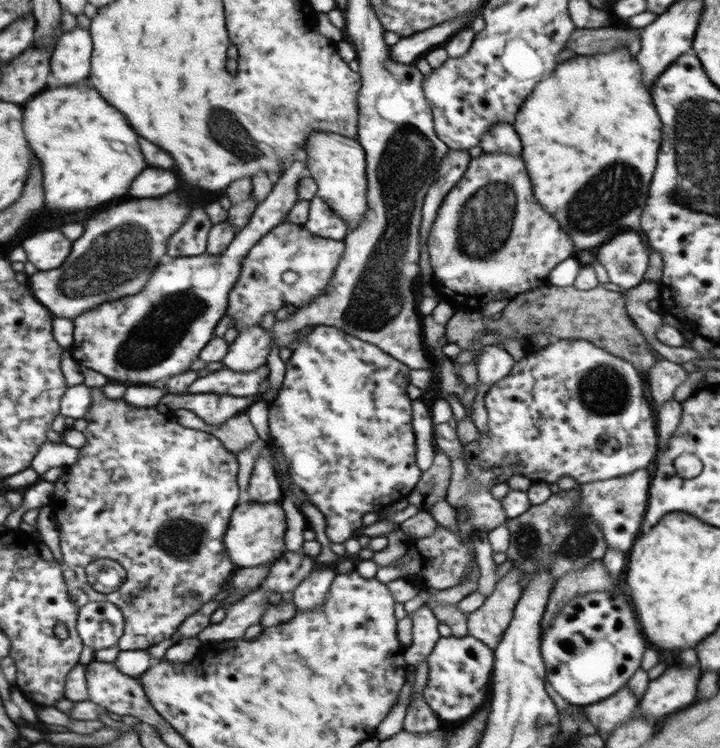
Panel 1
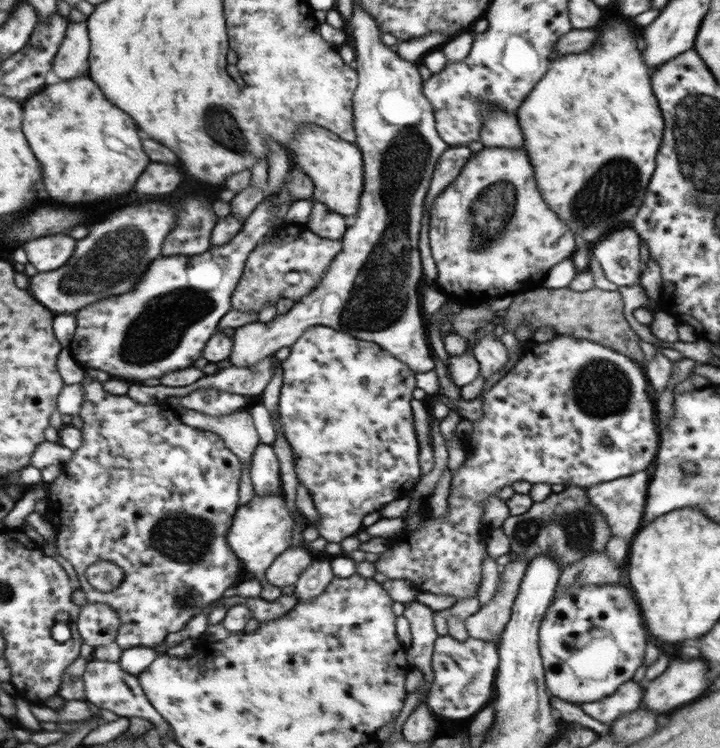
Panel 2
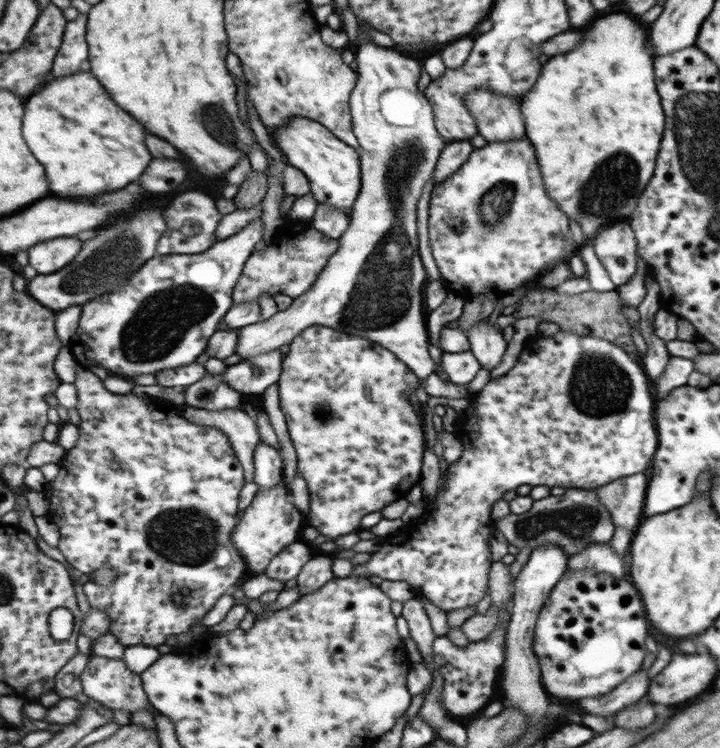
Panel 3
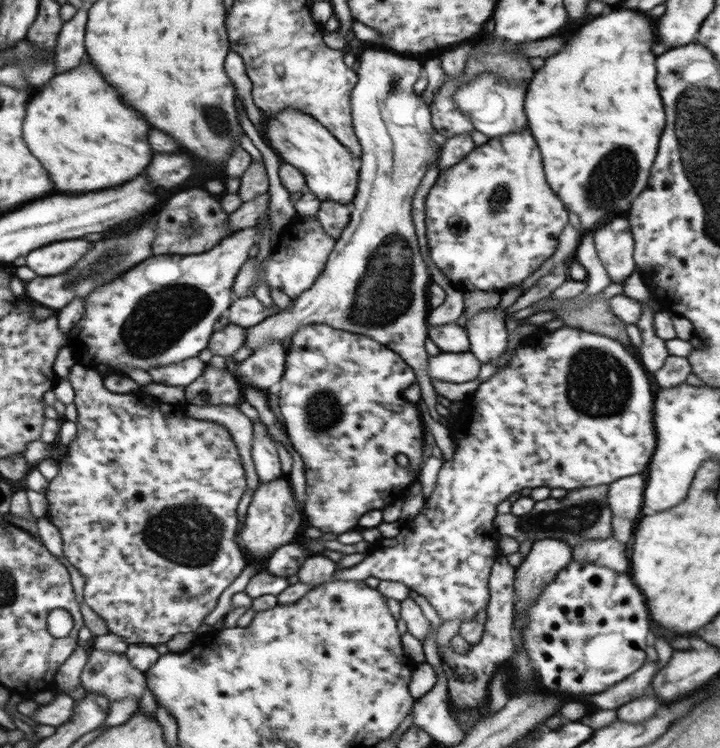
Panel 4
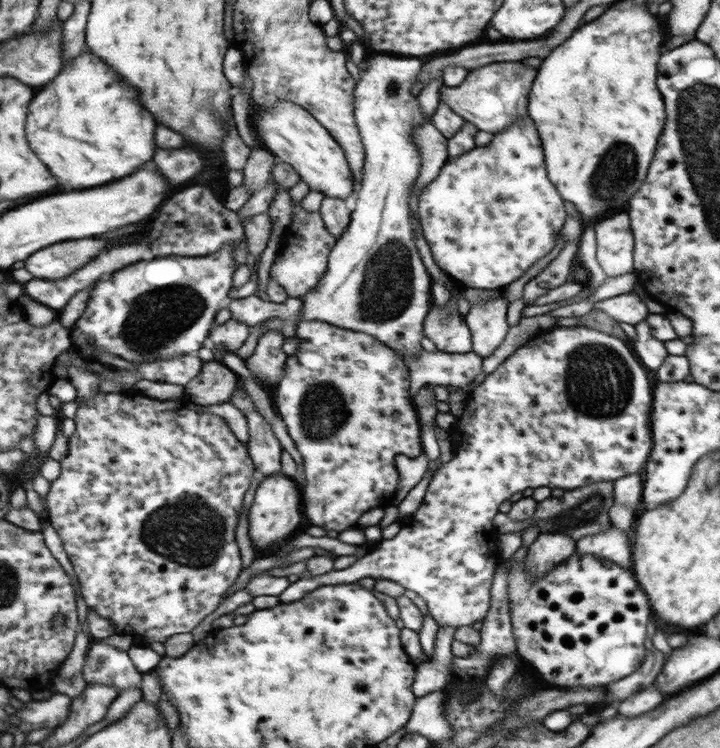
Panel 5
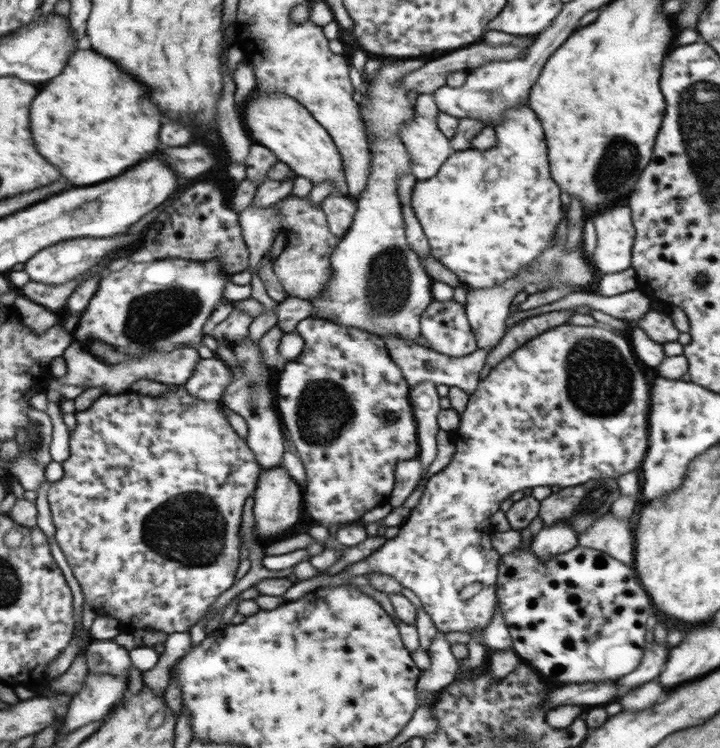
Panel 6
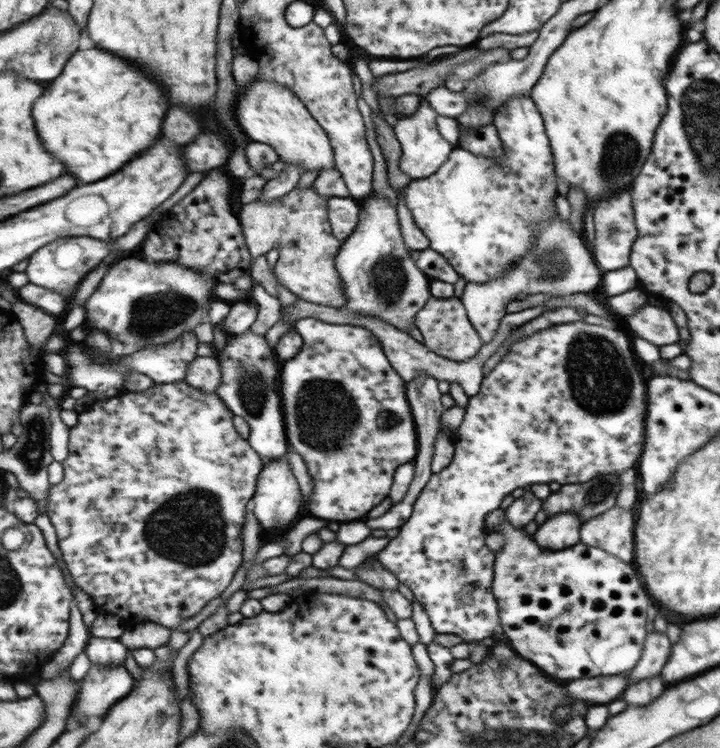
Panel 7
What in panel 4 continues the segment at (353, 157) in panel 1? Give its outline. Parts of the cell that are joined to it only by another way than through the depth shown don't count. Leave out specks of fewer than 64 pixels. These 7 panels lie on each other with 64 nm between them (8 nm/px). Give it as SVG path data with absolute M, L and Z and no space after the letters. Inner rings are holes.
M283 110L262 122L263 140L271 148L280 162L293 165L305 180L305 187L320 201L339 204L351 202L358 182L360 159L352 158L347 147L338 141L332 132L319 121L297 112Z

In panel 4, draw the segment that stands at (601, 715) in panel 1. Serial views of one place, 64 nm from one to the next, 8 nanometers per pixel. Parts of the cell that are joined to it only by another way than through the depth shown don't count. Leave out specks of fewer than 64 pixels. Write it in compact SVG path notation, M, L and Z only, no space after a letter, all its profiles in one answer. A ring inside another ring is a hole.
M644 662L641 669L630 674L631 678L625 677L599 694L581 697L581 702L586 705L589 712L599 709L613 710L613 708L641 696L643 690L651 684L651 678L657 669L659 668L655 666L655 662Z

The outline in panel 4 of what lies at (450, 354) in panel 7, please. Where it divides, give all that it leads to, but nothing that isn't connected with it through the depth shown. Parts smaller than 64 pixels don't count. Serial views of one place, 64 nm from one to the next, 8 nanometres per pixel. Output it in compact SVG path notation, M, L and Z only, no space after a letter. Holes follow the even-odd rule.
M455 323L443 326L428 326L430 344L437 346L440 352L463 353L470 350L469 334L465 327Z

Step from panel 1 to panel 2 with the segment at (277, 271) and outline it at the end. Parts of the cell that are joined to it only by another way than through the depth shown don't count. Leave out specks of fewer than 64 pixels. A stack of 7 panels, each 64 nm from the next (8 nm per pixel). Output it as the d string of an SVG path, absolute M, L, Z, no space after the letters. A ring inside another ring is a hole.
M304 223L281 224L256 246L246 260L244 273L232 293L232 309L252 312L257 316L263 303L277 302L278 298L289 298L297 302L307 296L321 281L330 262L342 249L342 242L314 235ZM285 274L299 274L297 284L287 284Z

